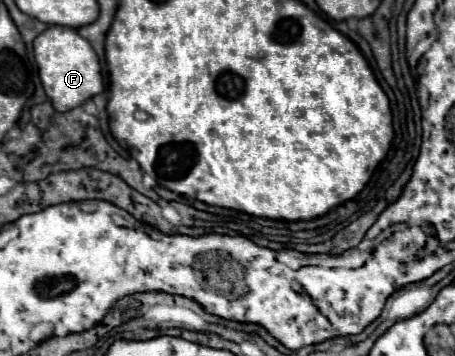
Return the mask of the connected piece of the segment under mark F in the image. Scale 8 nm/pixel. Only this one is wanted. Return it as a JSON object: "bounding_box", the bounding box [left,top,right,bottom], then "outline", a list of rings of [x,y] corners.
{"bounding_box":[34,25,104,111],"outline":[[[52,25],[44,33],[40,33],[34,39],[34,55],[38,63],[38,73],[40,81],[44,85],[46,95],[50,97],[54,109],[58,111],[70,111],[90,97],[98,95],[104,91],[104,81],[100,73],[100,61],[90,47],[90,43],[78,35],[76,29],[72,27],[60,27]]]}

